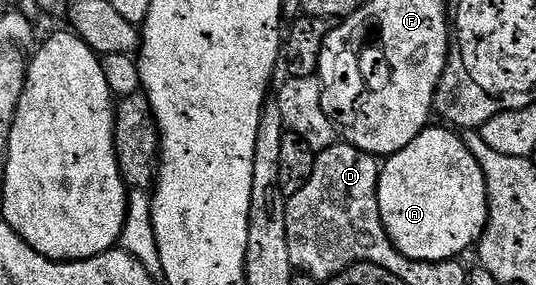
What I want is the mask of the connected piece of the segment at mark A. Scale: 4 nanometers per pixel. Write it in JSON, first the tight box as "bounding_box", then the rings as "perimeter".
{"bounding_box":[378,126,488,262],"perimeter":[[[429,126],[402,150],[387,157],[380,169],[378,206],[382,226],[388,240],[406,258],[442,262],[463,257],[467,248],[475,249],[488,224],[488,187],[482,166],[474,154],[470,154],[463,139],[451,127]]]}

